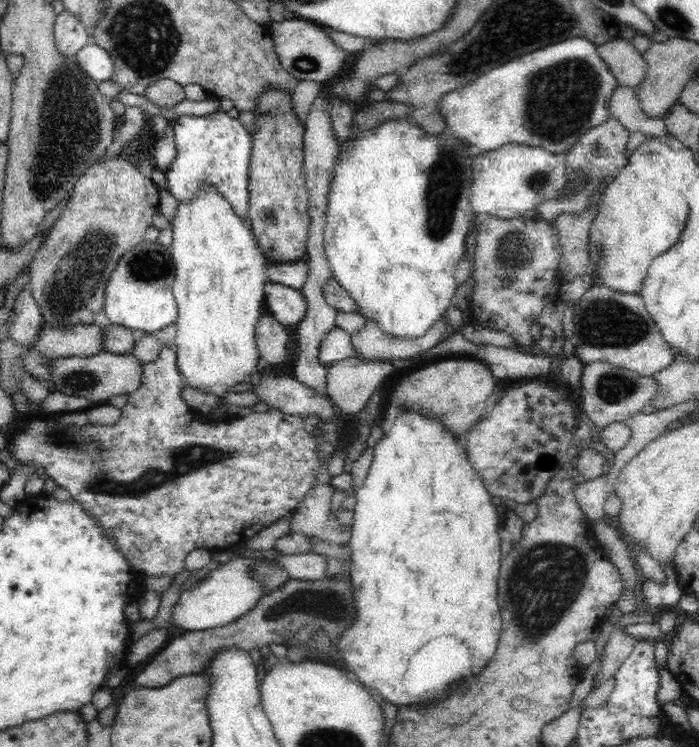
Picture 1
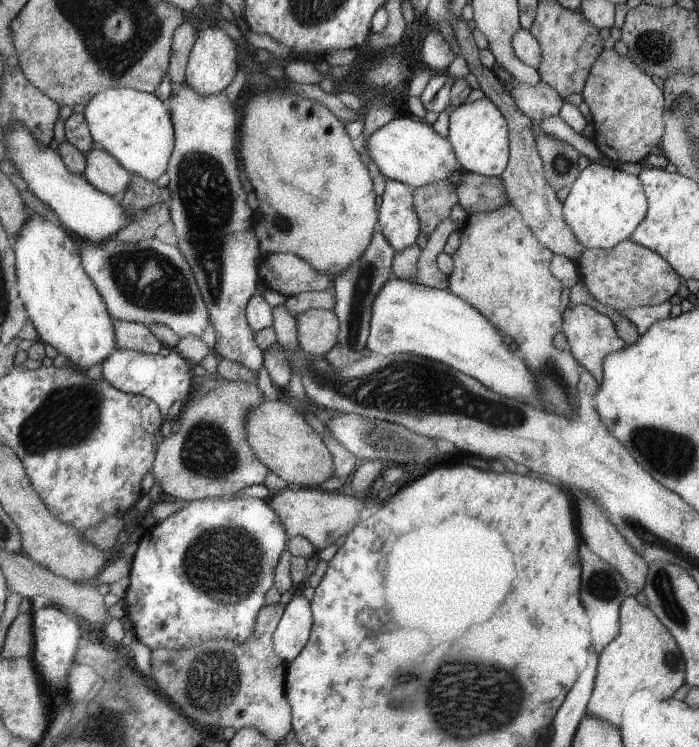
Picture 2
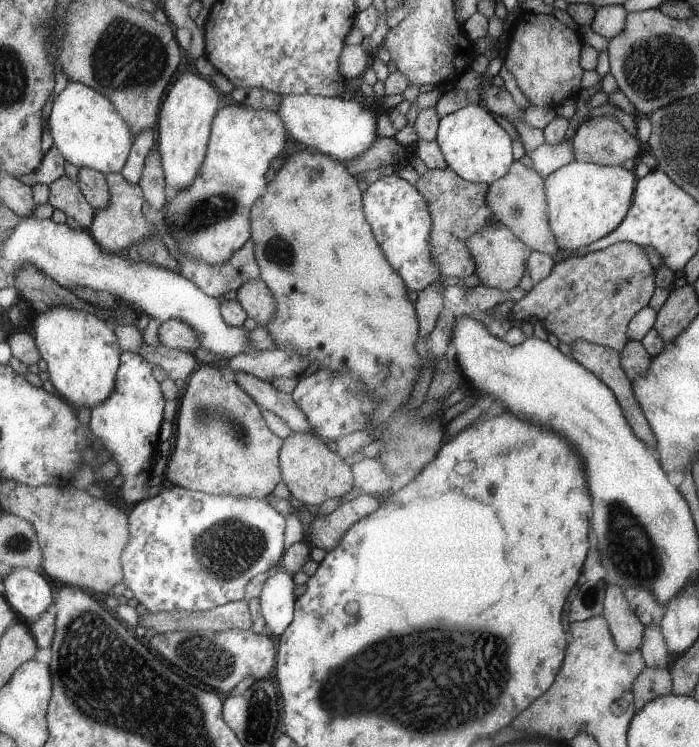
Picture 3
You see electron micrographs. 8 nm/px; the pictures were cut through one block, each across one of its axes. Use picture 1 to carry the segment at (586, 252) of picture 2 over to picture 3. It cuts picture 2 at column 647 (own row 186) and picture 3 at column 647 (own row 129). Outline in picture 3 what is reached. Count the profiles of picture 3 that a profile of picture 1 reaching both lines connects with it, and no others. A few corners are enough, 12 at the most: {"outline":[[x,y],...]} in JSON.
{"outline":[[641,246],[557,260],[508,312],[620,350],[653,292]]}

